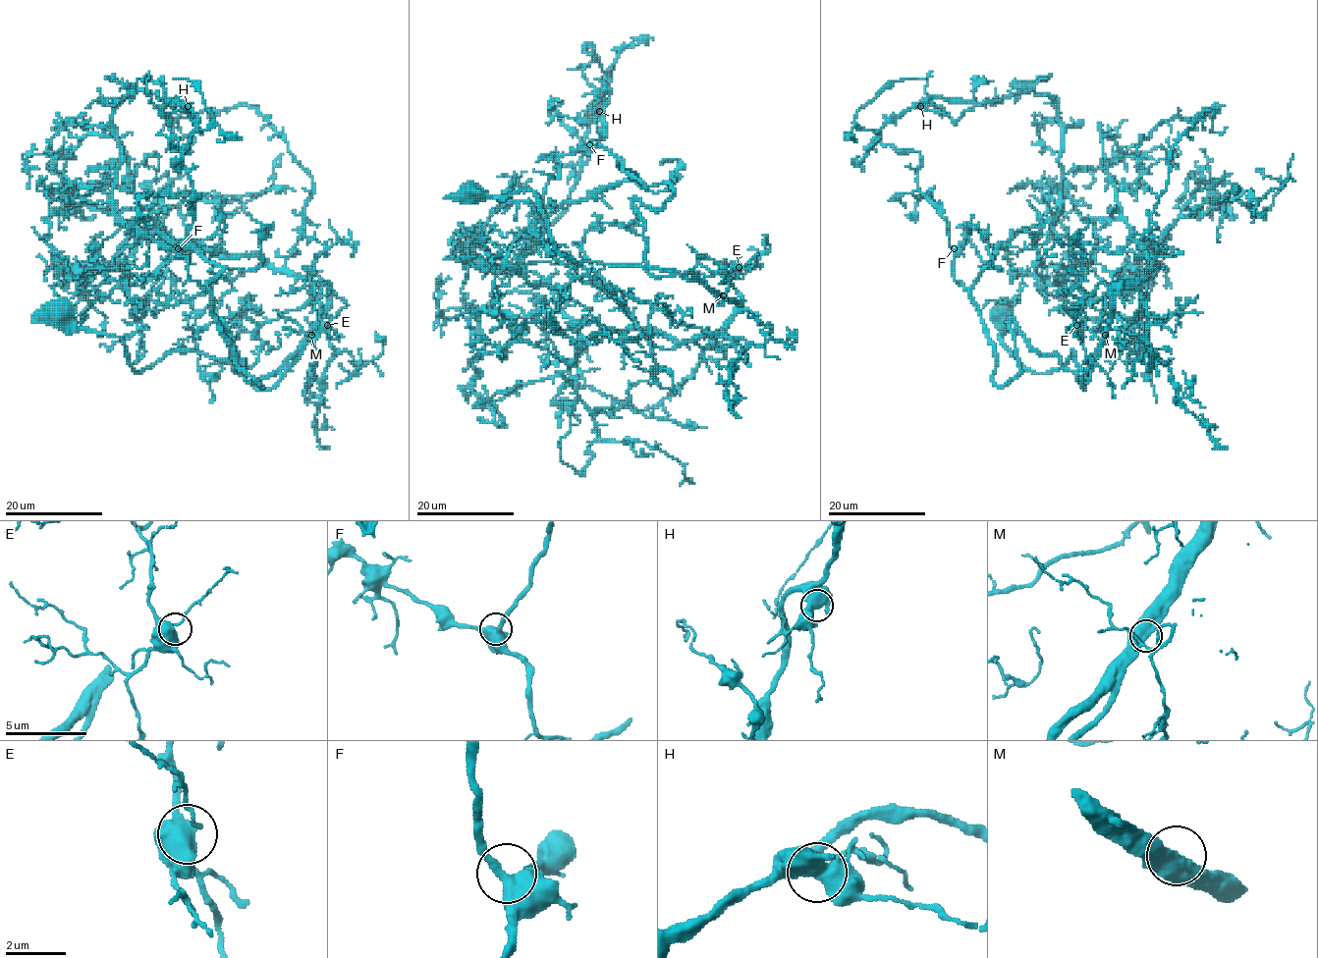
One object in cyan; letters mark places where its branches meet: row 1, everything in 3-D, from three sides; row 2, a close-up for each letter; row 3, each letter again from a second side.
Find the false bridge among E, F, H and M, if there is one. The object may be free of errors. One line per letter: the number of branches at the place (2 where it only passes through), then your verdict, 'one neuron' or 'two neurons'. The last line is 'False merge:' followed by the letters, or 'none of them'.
E: branches 2; one neuron
F: branches 2; one neuron
H: branches 2; one neuron
M: branches 2; one neuron
False merge: none of them

